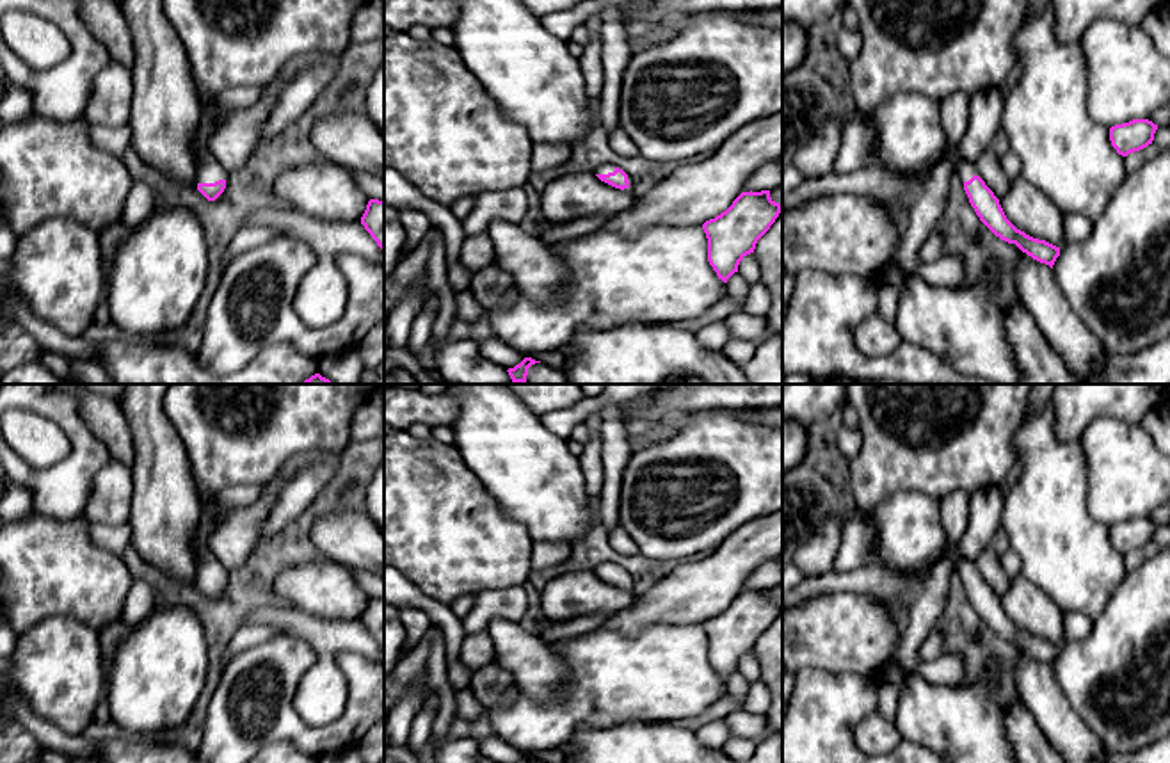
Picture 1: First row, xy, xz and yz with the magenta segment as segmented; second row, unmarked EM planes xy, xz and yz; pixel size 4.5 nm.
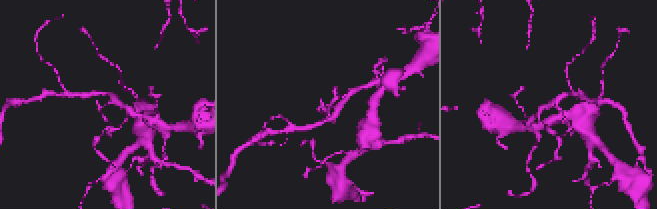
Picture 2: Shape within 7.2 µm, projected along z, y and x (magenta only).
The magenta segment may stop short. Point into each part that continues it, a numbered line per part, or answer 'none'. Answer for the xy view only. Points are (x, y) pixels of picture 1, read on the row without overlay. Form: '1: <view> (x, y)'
1: xy (208, 568)

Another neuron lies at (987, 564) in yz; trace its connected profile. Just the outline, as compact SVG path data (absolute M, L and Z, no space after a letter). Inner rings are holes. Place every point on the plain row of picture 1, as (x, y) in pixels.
M990 544L983 548L976 557L974 569L976 574L980 574L985 583L994 590L994 594L998 598L1003 598L1010 585L1010 578L1001 566L1001 557L994 551Z

